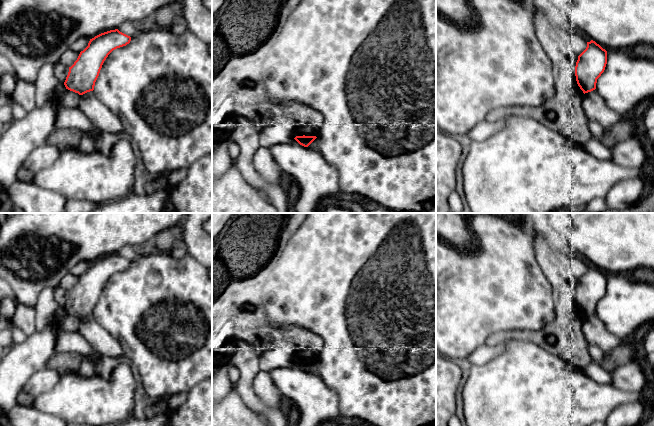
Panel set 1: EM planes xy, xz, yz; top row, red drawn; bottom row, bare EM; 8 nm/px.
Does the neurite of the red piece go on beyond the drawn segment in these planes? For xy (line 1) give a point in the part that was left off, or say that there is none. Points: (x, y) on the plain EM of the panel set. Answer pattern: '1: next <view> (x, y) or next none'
1: next none

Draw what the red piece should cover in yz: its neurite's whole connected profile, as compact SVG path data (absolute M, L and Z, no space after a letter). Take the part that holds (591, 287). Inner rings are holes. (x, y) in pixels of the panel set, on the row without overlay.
M593 264L587 266L575 290L576 305L584 318L596 313L597 303L604 296L606 288L607 275Z

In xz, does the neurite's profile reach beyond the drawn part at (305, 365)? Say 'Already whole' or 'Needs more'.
Already whole

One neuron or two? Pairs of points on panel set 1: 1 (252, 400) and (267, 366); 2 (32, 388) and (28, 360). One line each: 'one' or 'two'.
1: two
2: two

